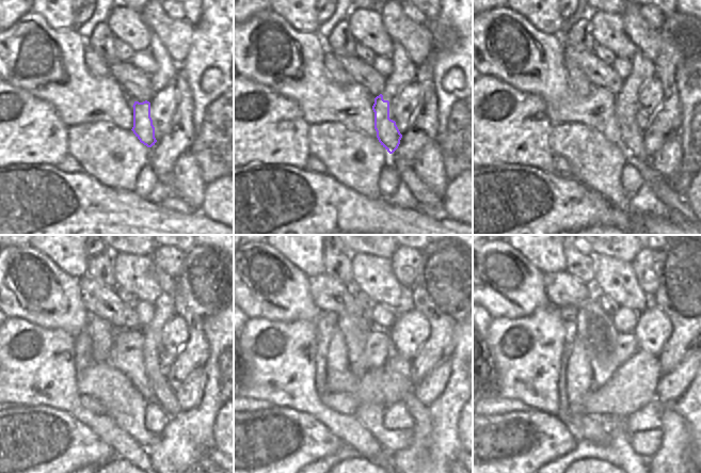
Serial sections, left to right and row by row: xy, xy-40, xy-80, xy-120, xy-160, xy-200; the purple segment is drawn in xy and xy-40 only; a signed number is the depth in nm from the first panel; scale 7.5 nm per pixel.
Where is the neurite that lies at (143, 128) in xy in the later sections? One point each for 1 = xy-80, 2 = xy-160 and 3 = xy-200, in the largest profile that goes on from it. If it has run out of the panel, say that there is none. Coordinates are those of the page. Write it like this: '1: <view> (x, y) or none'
1: xy-80 (632, 137)
2: xy-160 (420, 413)
3: xy-200 (674, 452)

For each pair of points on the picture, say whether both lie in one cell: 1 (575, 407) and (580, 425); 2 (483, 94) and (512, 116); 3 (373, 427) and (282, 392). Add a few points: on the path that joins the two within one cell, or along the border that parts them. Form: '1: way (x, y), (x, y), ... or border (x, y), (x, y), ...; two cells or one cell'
1: border (569, 409), (574, 413), (583, 413); two cells
2: way (496, 89), (507, 90), (512, 95), (515, 104); one cell
3: border (352, 415), (376, 441); two cells

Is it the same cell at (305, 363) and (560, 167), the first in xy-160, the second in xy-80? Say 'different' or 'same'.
different

